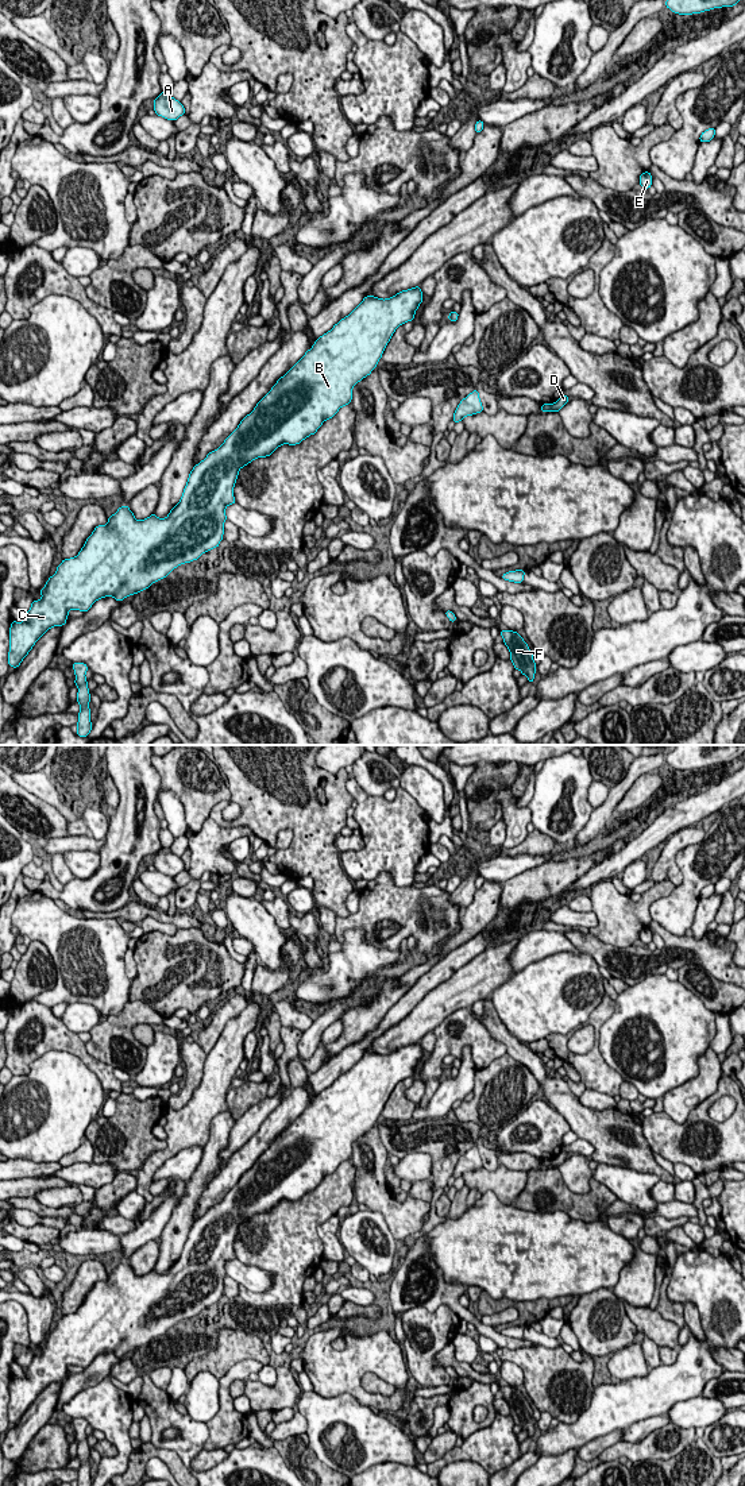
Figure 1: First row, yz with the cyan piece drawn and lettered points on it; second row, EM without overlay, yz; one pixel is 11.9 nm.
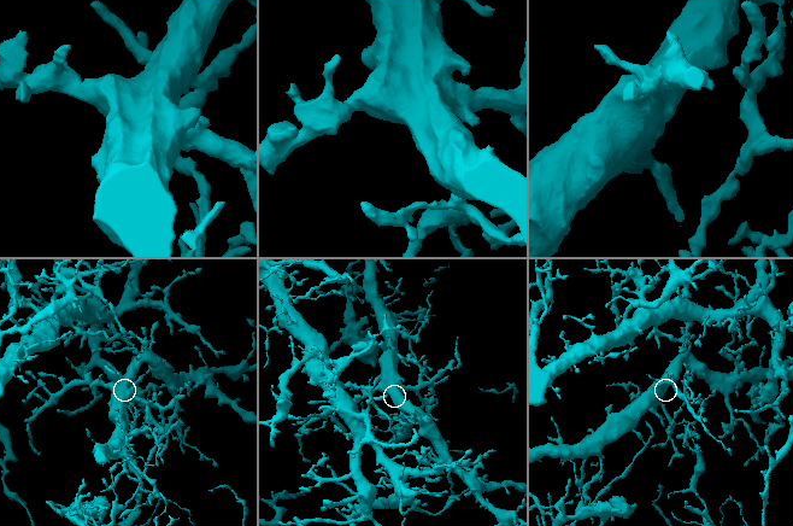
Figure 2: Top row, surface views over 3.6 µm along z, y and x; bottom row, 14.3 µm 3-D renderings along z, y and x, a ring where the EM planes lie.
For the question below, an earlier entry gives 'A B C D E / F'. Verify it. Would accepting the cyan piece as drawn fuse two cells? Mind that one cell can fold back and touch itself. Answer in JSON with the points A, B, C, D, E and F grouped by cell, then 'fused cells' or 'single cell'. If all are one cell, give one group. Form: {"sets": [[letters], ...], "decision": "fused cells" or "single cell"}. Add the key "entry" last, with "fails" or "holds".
{"sets": [["A", "B", "C", "D", "E"], ["F"]], "decision": "fused cells", "entry": "holds"}

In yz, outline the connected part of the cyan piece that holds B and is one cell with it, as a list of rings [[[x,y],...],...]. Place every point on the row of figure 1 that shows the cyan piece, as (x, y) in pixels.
[[[420,286],[386,300],[371,294],[364,297],[277,381],[217,449],[193,467],[180,502],[166,518],[158,518],[153,513],[138,521],[126,505],[108,517],[107,525],[96,526],[78,555],[63,559],[57,572],[39,590],[42,598],[32,601],[24,621],[12,621],[8,665],[18,668],[50,628],[66,624],[69,610],[86,613],[97,599],[105,597],[120,602],[166,578],[178,566],[217,548],[224,534],[225,507],[236,503],[233,487],[239,470],[256,458],[270,456],[282,444],[300,444],[314,435],[341,406],[348,405],[352,401],[352,387],[371,374],[395,329],[414,319],[421,302]]]

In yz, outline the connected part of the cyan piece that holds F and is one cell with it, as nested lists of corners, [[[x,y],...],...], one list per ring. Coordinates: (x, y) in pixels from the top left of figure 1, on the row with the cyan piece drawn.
[[[506,629],[501,630],[499,634],[503,637],[503,642],[509,648],[514,669],[520,669],[521,673],[528,678],[528,682],[533,683],[537,665],[534,664],[533,653],[528,644],[517,632]]]

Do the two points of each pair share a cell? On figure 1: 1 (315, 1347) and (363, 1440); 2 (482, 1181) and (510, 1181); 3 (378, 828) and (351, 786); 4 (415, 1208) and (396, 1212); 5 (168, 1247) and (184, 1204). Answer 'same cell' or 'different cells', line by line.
1: different cells
2: same cell
3: same cell
4: same cell
5: same cell

